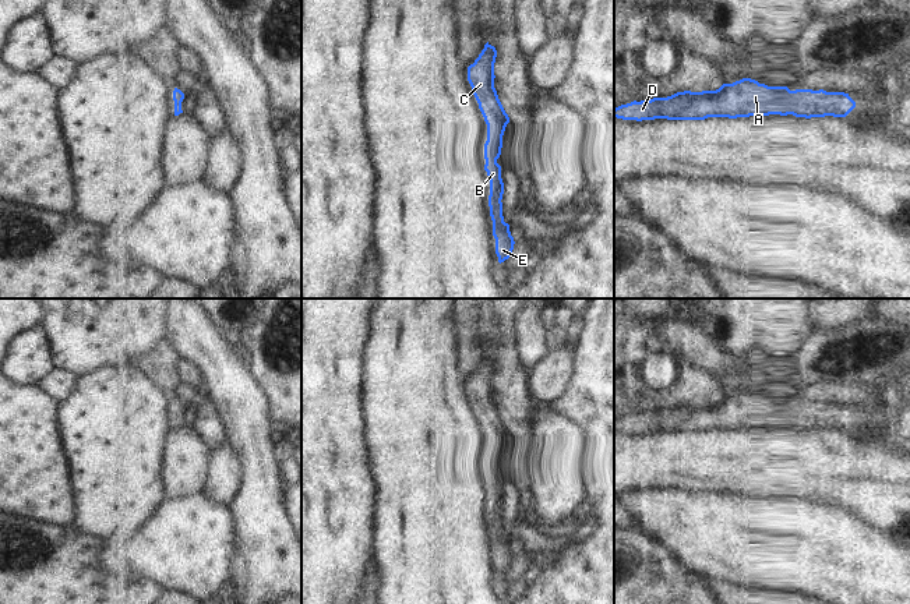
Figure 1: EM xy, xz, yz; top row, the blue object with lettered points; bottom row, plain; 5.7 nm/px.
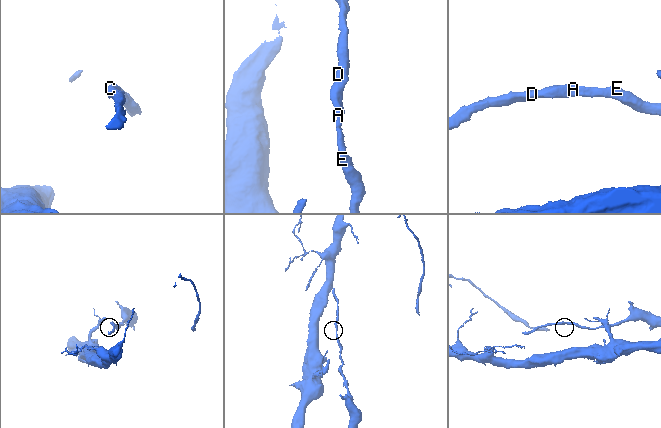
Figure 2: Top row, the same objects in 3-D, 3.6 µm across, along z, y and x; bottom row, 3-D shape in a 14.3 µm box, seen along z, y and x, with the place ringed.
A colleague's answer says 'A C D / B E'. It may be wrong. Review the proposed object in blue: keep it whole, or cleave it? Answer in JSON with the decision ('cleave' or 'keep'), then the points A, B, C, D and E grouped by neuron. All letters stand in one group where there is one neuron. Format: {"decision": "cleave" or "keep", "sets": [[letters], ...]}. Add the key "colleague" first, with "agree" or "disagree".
{"colleague": "disagree", "decision": "keep", "sets": [["A", "B", "C", "D", "E"]]}

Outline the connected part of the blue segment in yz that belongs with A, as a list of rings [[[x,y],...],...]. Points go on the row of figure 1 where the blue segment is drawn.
[[[751,78],[723,84],[716,91],[677,92],[667,98],[631,102],[614,109],[622,120],[705,120],[708,117],[749,117],[793,114],[796,117],[846,117],[856,102],[844,92],[768,86]]]

